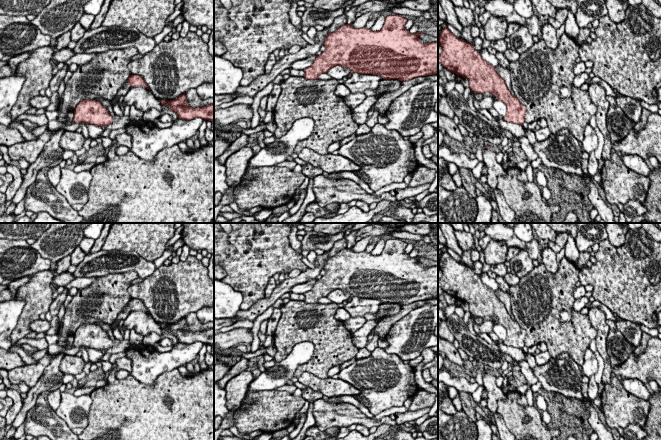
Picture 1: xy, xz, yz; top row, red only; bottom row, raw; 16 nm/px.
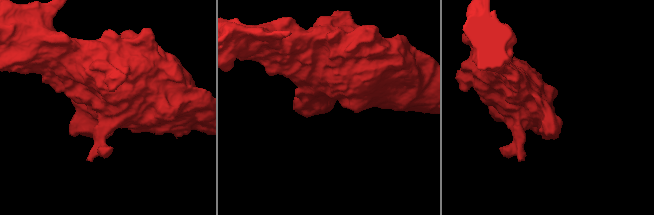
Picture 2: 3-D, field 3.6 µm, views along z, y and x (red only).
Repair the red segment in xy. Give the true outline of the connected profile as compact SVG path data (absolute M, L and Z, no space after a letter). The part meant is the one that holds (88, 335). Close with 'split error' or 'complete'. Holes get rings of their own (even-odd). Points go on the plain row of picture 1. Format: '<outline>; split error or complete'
M86 323L81 325L74 334L73 347L81 346L107 351L113 347L113 341L100 326Z; complete

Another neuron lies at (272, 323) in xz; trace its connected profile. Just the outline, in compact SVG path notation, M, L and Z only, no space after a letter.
M280 308L273 309L273 313L268 319L266 335L274 335L281 314L282 313Z

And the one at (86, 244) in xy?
M84 237L80 242L79 246L85 254L88 254L94 245L94 242L94 239Z

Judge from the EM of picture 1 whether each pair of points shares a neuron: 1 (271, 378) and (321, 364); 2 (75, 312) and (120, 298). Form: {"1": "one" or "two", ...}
{"1": "two", "2": "one"}

